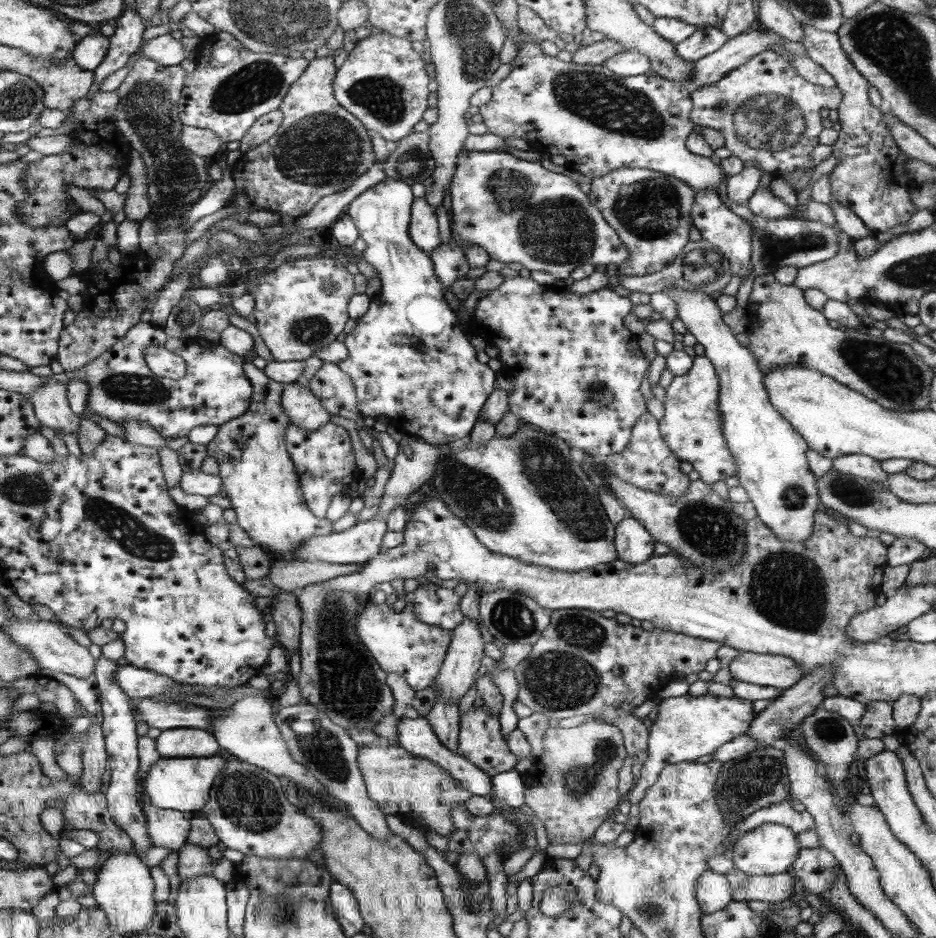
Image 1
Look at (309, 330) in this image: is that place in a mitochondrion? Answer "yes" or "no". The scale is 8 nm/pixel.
yes

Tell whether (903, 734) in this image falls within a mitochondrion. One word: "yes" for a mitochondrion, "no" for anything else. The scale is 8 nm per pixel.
no

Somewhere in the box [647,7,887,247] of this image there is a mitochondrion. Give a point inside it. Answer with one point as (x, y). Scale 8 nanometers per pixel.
(771, 123)

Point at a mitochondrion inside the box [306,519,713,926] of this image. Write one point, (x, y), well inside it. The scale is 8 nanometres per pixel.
(349, 686)

